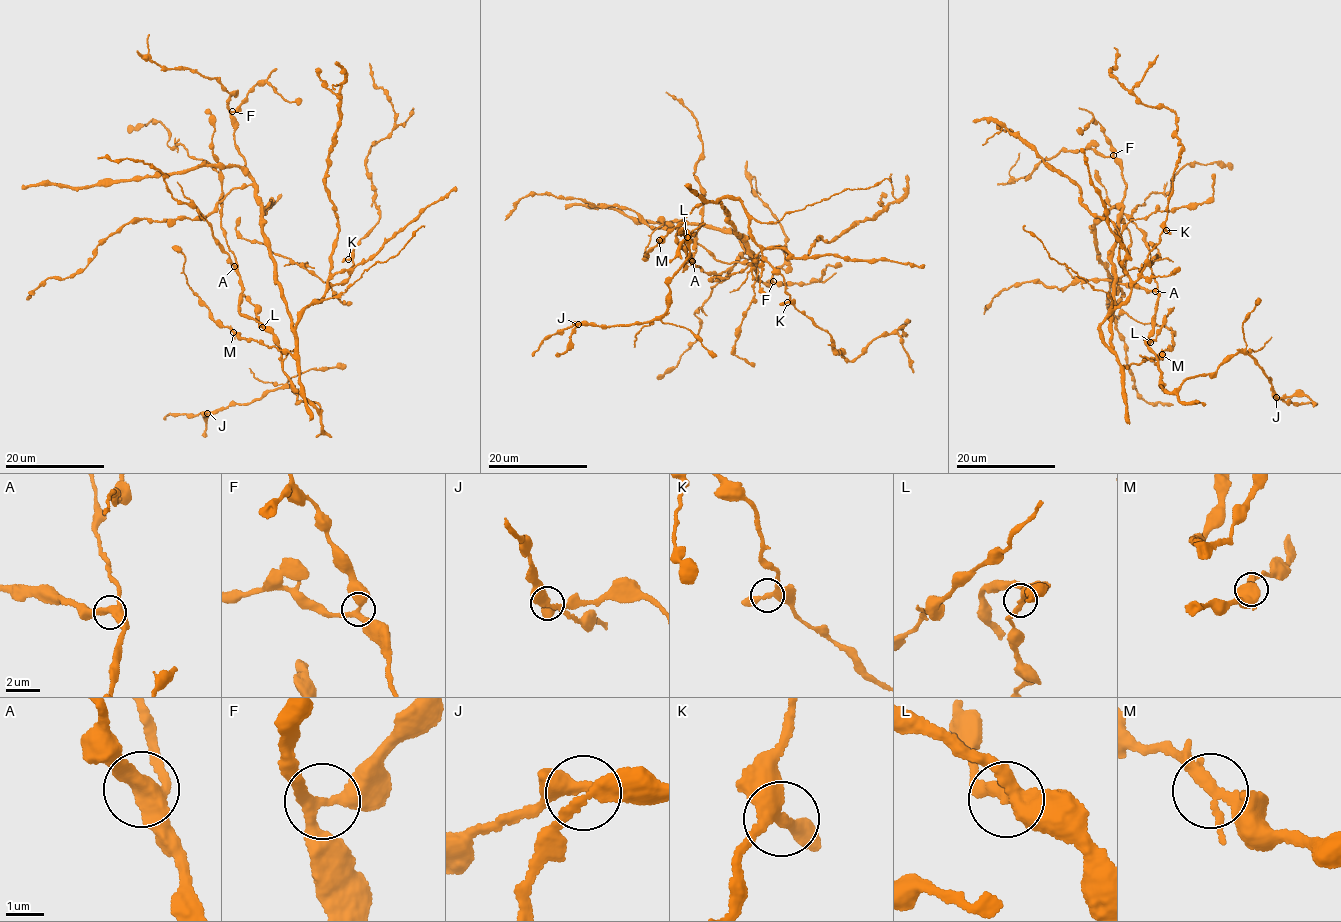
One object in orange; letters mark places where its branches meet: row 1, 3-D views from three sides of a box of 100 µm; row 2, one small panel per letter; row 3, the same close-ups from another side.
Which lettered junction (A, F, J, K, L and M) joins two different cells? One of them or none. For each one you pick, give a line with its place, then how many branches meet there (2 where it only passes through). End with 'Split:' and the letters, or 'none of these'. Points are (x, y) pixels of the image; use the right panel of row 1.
Split: none of these

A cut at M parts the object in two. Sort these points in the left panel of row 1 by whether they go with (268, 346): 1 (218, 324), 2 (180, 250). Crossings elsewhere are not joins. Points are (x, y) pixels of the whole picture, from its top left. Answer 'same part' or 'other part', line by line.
1: other part
2: other part

